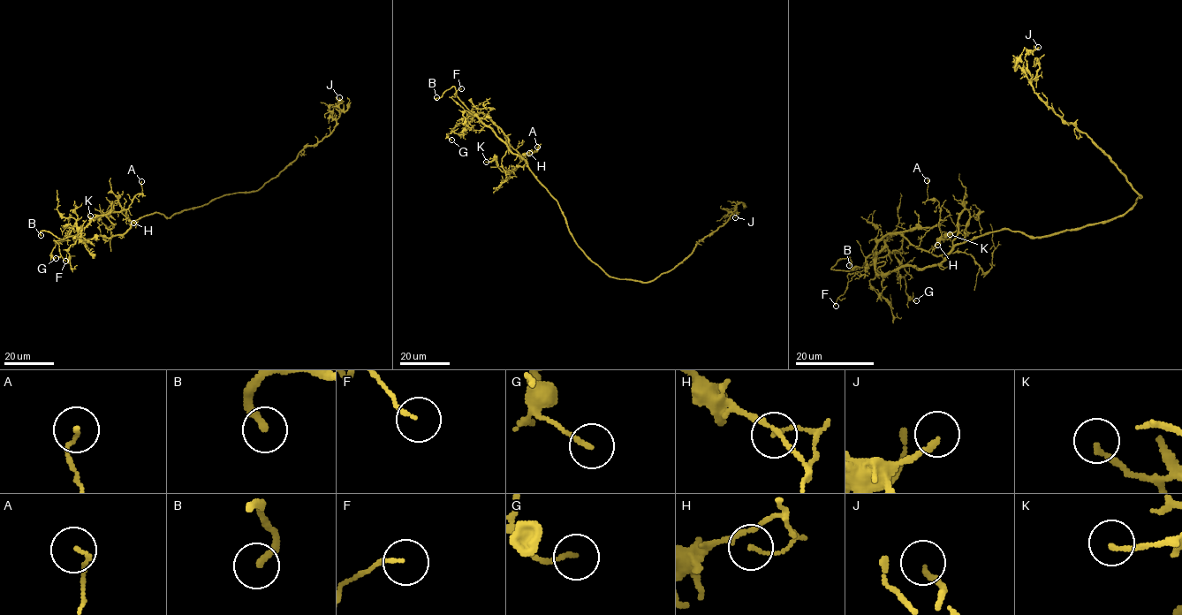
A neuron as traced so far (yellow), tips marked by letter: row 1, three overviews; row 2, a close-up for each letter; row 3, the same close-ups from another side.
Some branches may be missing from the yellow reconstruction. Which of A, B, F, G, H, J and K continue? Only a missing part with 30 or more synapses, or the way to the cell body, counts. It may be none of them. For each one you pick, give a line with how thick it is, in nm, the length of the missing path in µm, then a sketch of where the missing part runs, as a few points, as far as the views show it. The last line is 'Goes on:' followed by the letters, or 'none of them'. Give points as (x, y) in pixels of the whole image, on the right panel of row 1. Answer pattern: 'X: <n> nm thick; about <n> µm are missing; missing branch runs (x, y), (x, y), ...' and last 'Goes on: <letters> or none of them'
B: 240 nm thick; about 70 µm are missing
Goes on: B

